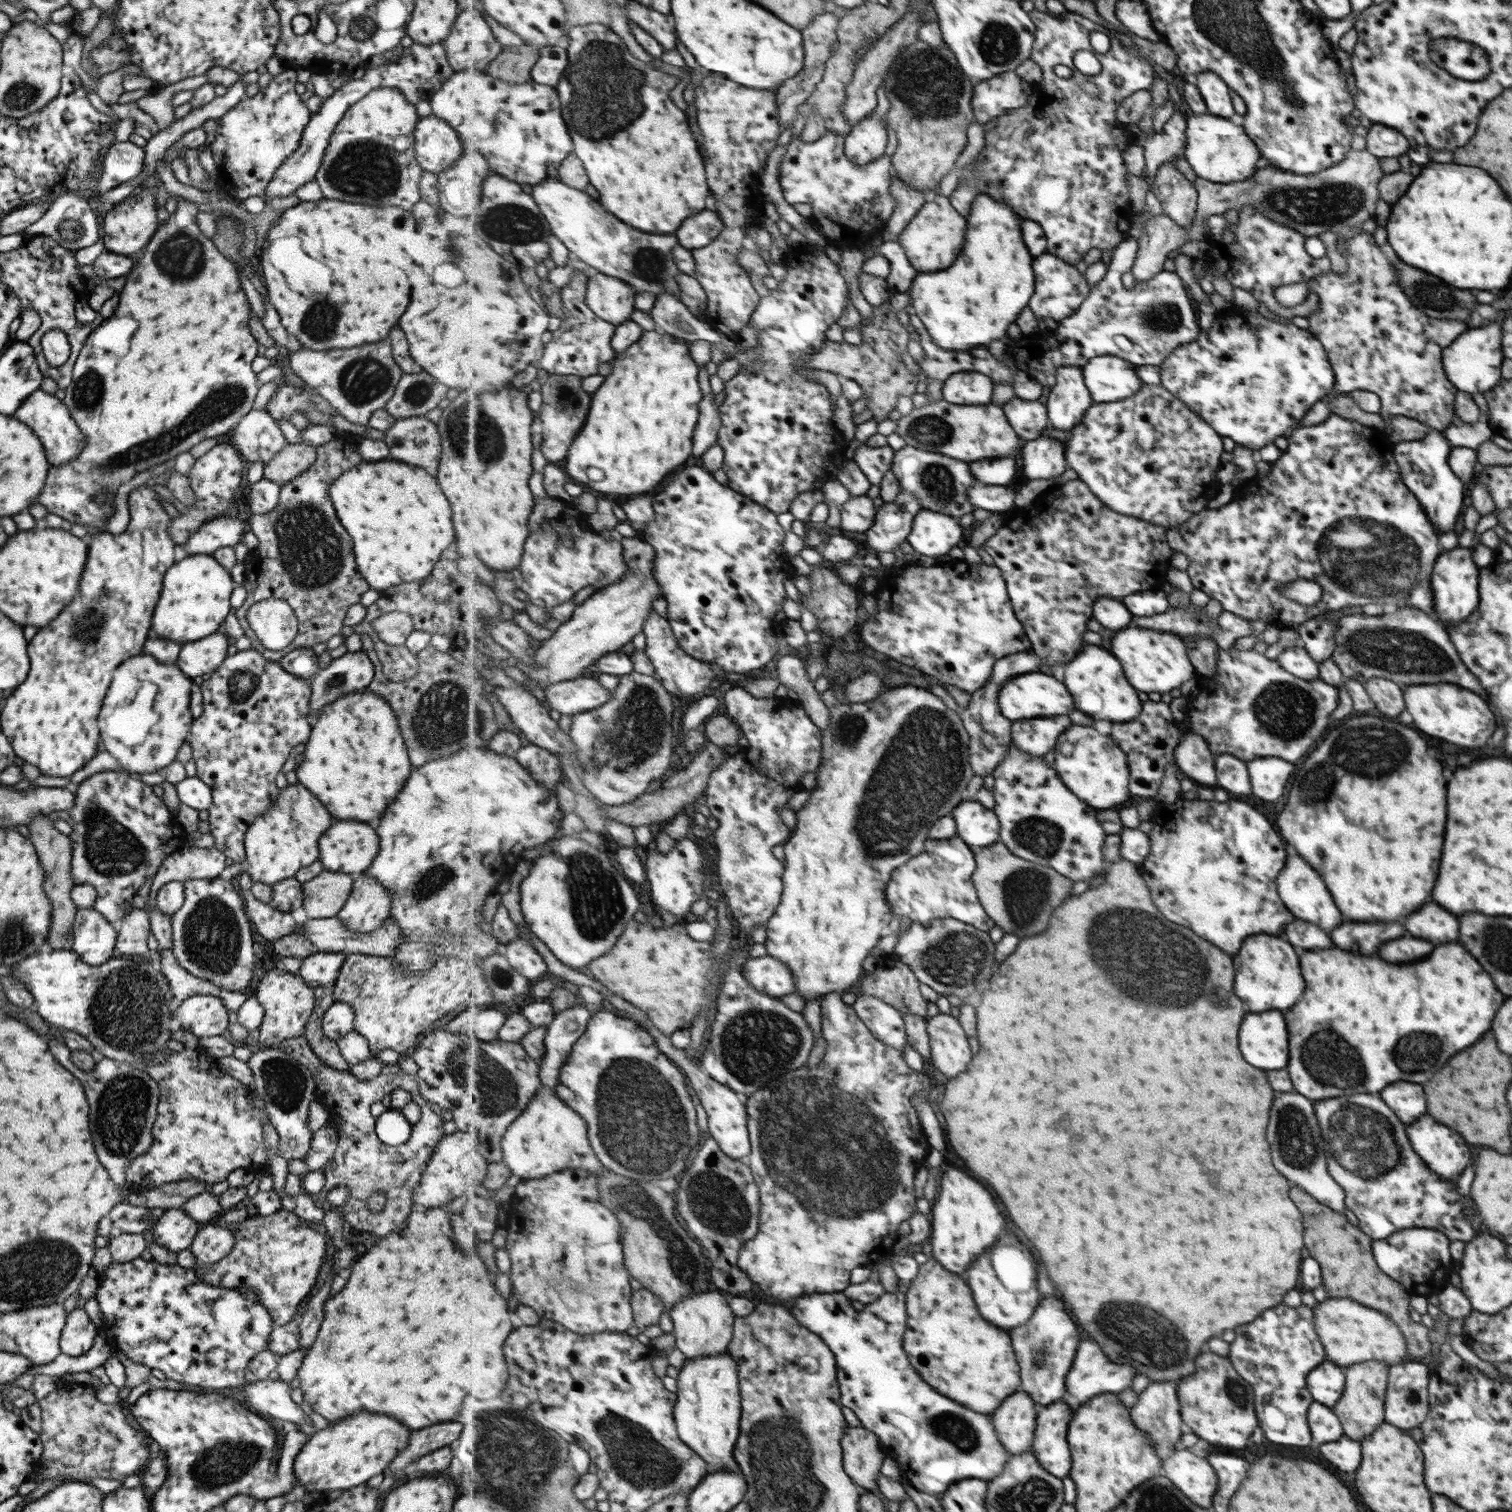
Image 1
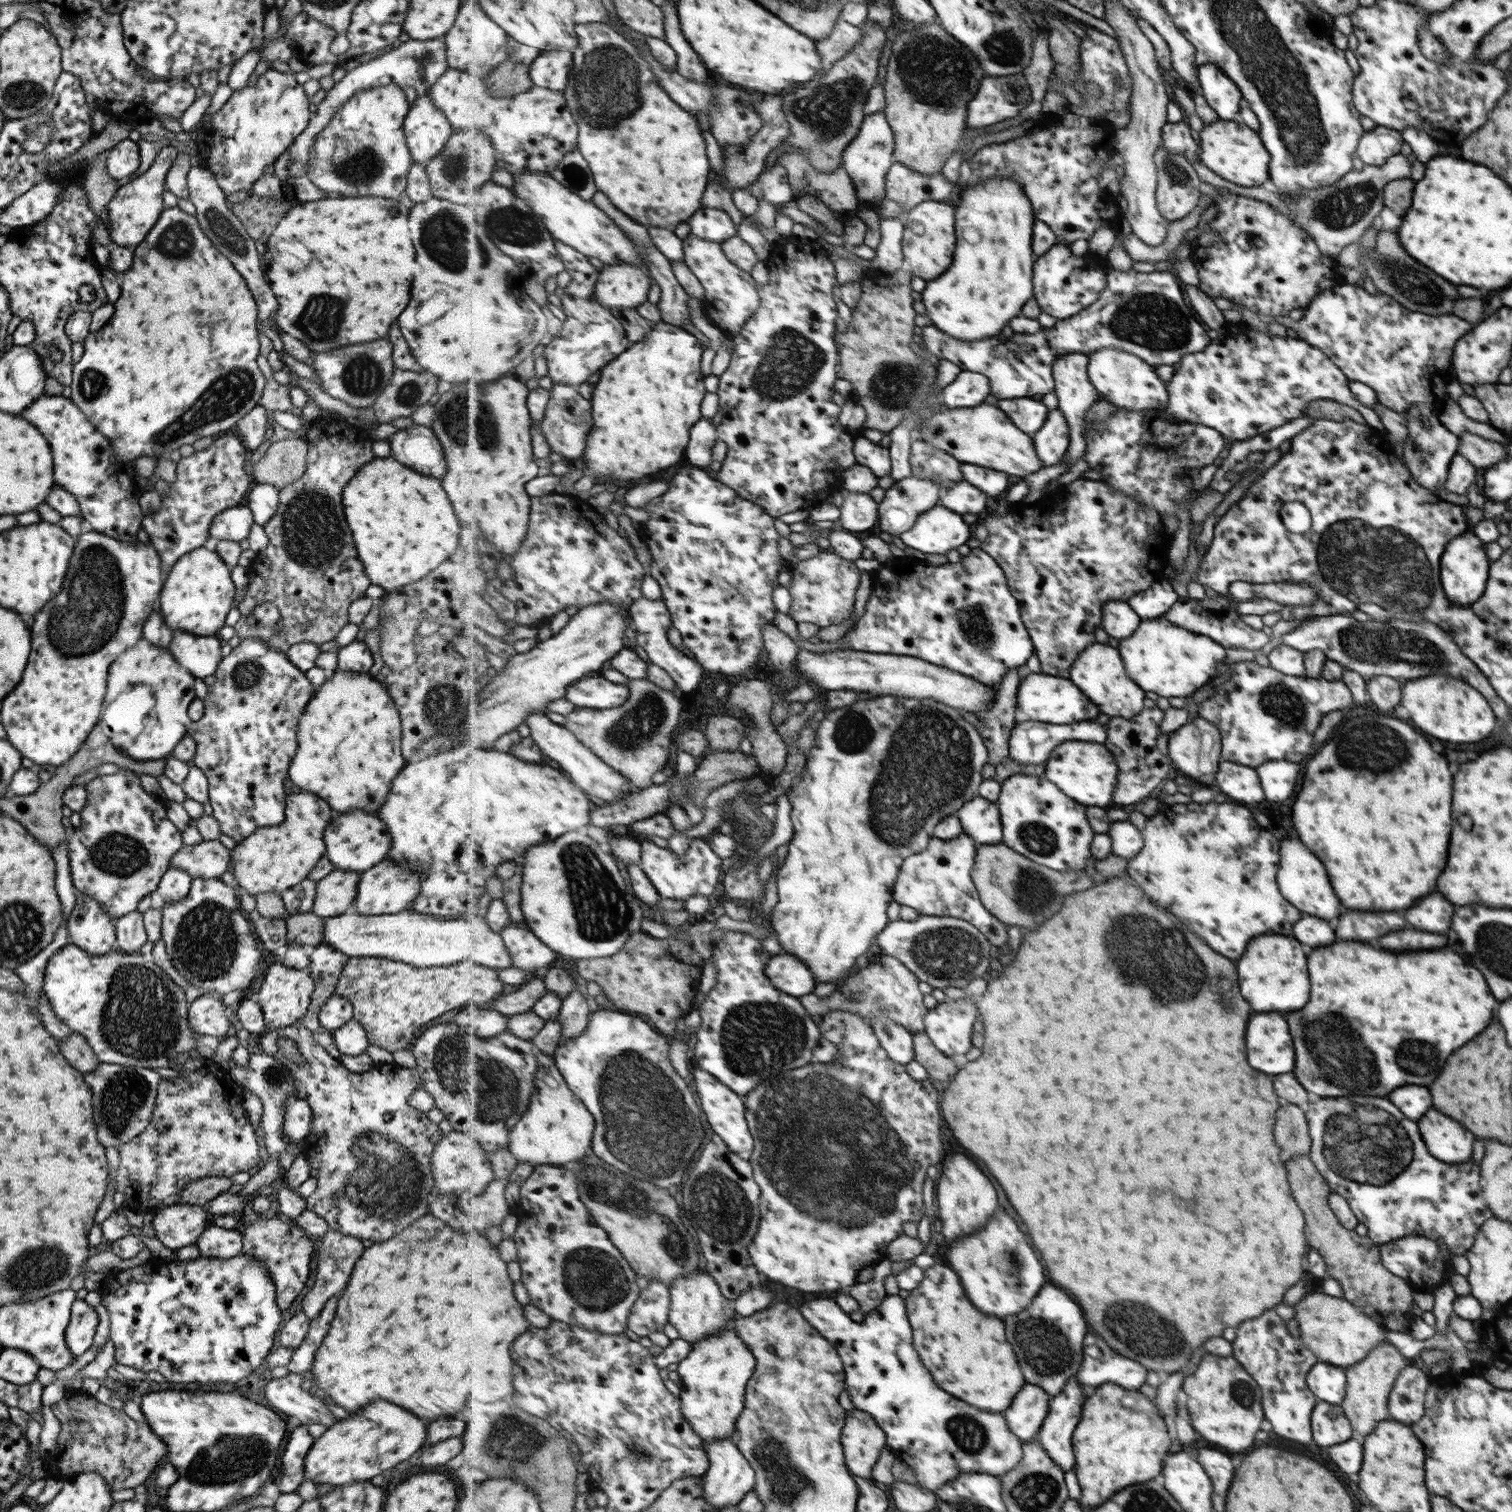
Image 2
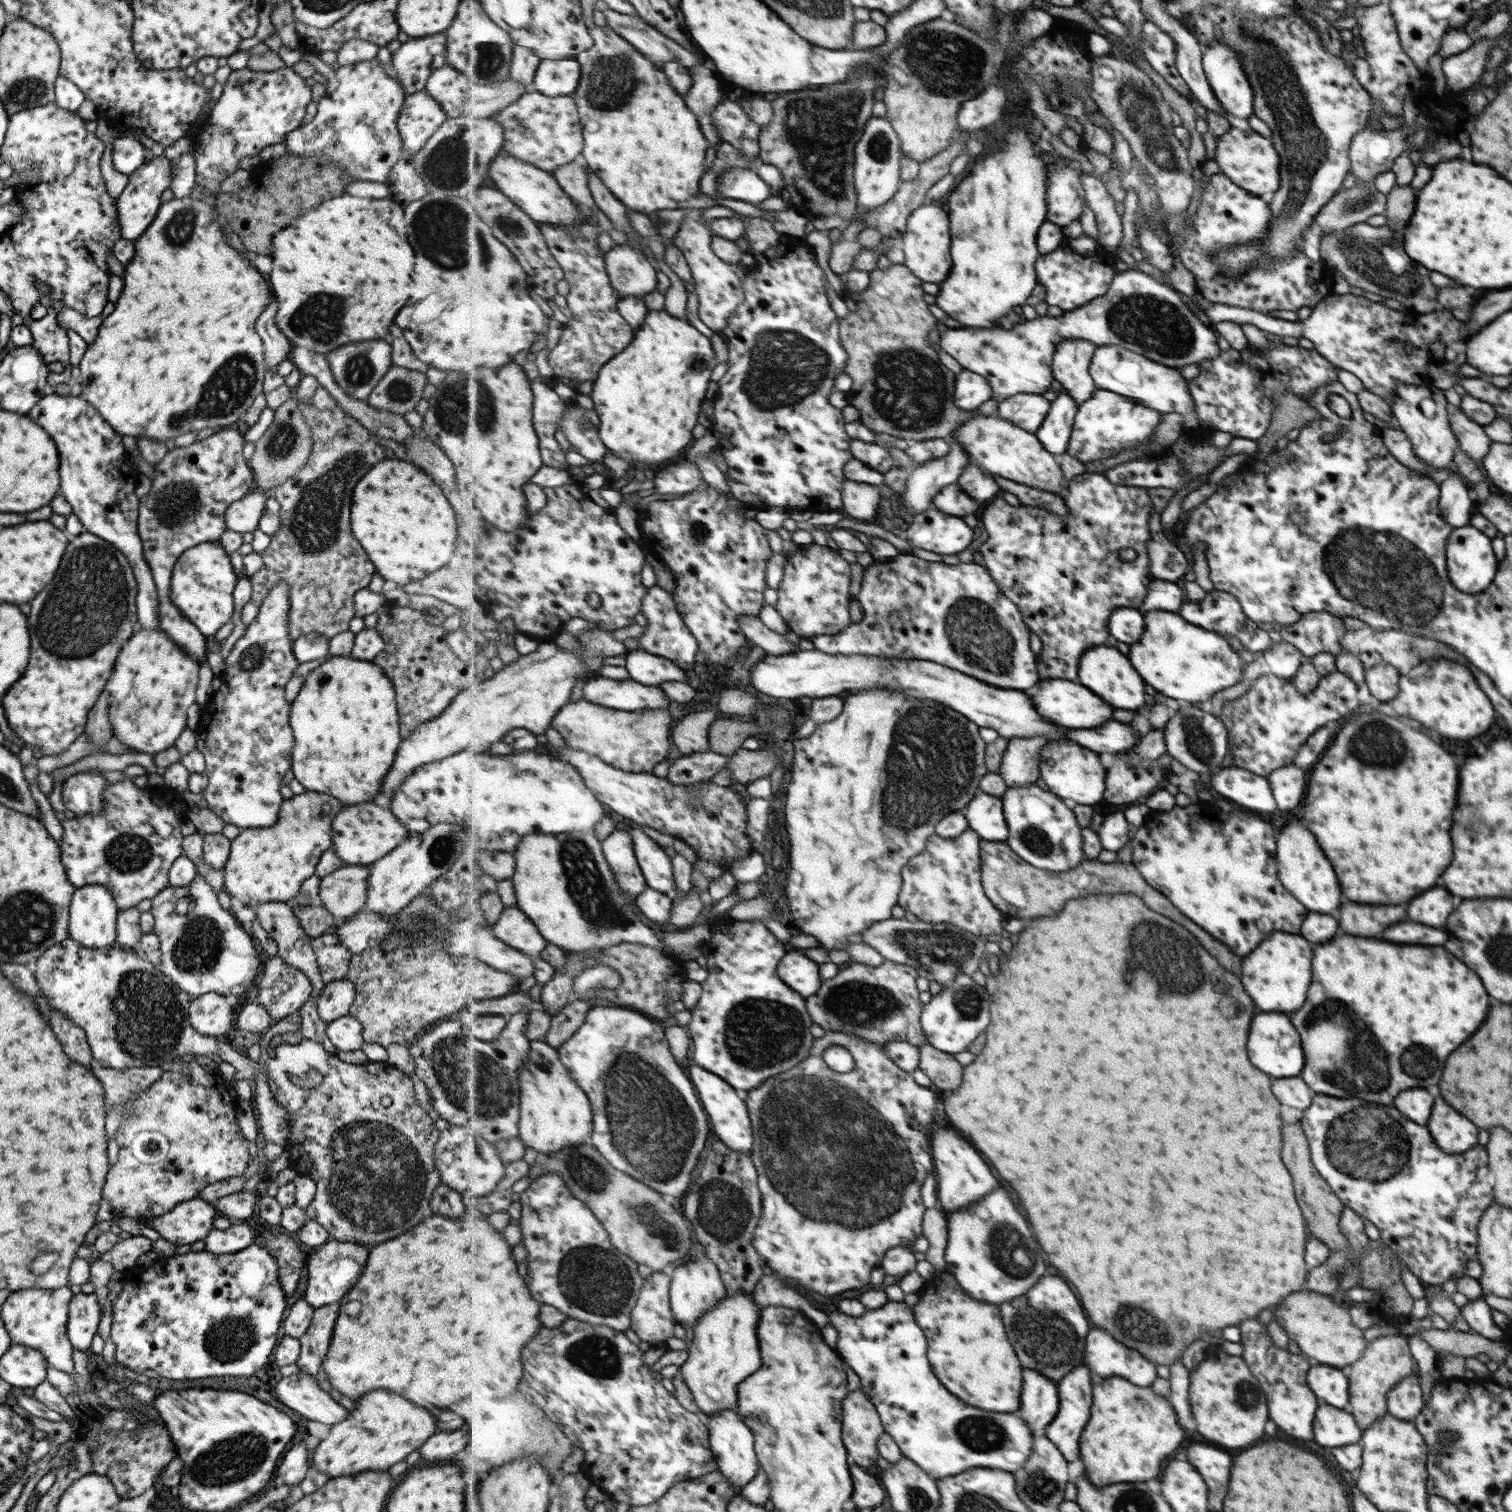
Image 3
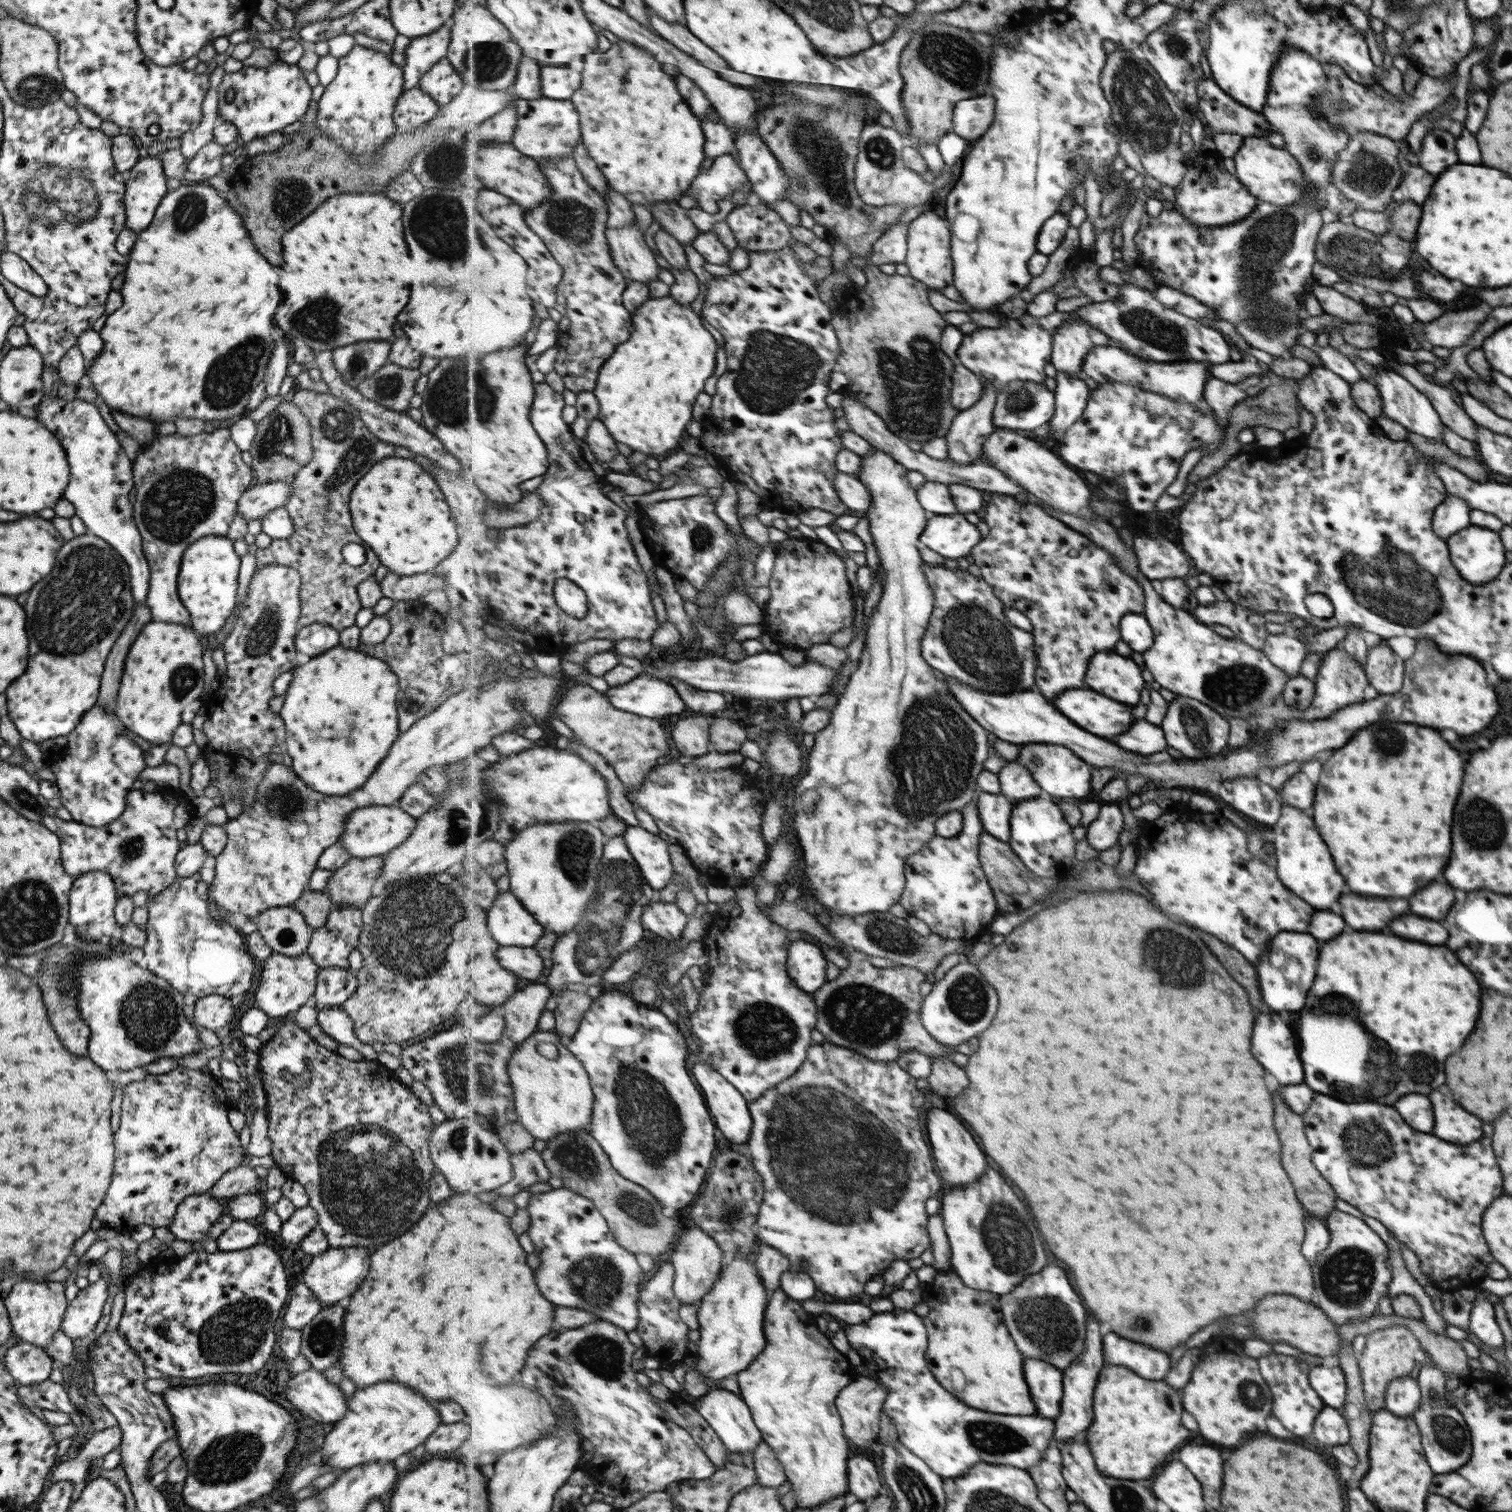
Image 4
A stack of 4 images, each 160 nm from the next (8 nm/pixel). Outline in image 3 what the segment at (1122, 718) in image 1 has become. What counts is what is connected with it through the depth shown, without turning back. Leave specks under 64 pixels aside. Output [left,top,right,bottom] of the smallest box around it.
[1079,646,1143,710]

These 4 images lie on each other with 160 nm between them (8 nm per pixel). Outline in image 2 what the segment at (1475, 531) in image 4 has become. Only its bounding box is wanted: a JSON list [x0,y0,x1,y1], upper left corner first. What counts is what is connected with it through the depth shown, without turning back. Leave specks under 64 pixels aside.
[1439,528,1489,606]

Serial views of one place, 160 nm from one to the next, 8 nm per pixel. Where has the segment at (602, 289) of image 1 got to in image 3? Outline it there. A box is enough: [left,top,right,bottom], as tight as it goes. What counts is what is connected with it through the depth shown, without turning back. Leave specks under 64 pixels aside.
[605,242,658,298]

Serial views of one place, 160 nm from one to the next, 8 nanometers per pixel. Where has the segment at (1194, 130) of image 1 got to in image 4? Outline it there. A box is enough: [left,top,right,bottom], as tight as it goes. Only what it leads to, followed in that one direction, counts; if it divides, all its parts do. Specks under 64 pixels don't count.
[1231,137,1306,206]

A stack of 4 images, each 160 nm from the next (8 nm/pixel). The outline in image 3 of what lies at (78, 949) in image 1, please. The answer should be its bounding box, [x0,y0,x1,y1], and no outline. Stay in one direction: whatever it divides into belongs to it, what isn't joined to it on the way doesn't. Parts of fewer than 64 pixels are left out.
[68,884,118,949]

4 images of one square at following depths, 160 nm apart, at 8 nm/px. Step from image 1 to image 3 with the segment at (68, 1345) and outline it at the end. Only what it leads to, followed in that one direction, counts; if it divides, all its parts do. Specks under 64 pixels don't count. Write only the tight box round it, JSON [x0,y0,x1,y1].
[66,1293,100,1351]

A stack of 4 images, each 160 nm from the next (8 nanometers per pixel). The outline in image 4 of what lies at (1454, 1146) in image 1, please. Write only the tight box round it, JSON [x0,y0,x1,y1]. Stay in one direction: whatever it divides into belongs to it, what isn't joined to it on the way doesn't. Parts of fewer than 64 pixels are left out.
[1429,1094,1481,1144]

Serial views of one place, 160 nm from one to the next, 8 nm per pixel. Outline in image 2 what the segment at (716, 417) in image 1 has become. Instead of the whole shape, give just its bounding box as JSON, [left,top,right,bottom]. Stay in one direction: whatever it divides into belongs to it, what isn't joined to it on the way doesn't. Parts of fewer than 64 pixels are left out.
[687,418,718,469]

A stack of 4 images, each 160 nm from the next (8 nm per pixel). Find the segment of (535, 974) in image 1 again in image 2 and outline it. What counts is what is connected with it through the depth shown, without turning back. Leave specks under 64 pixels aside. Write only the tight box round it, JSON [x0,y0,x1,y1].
[500,921,557,976]

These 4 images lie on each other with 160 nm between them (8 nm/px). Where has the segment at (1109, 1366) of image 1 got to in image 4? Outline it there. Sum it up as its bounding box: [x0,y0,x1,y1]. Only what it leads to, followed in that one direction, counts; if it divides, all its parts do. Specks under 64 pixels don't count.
[1104,1332,1169,1381]

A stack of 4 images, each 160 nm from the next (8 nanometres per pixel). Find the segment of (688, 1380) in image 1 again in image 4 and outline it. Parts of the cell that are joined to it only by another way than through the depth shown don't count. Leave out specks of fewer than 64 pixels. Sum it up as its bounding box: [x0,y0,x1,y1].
[697,1253,770,1383]

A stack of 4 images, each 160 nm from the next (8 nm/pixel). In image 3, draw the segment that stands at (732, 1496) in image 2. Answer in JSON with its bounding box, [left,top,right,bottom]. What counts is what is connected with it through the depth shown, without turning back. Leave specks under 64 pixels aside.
[705,1409,760,1490]

